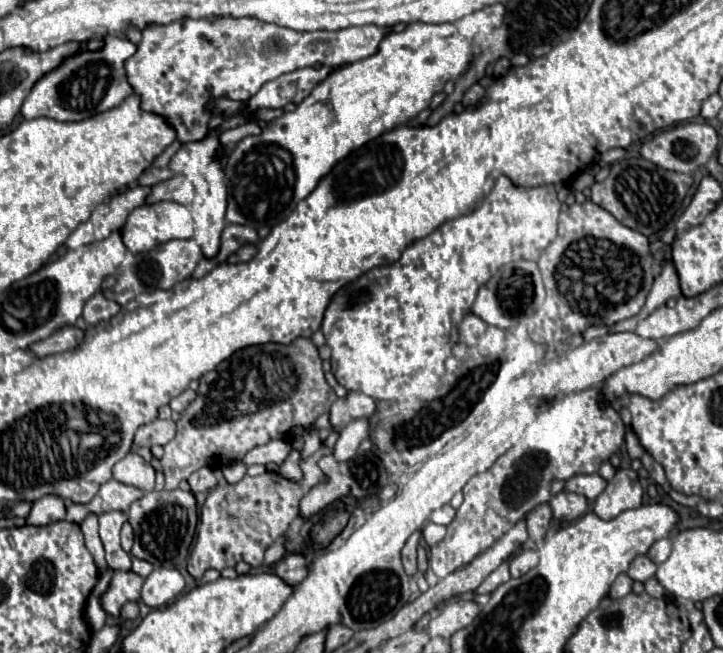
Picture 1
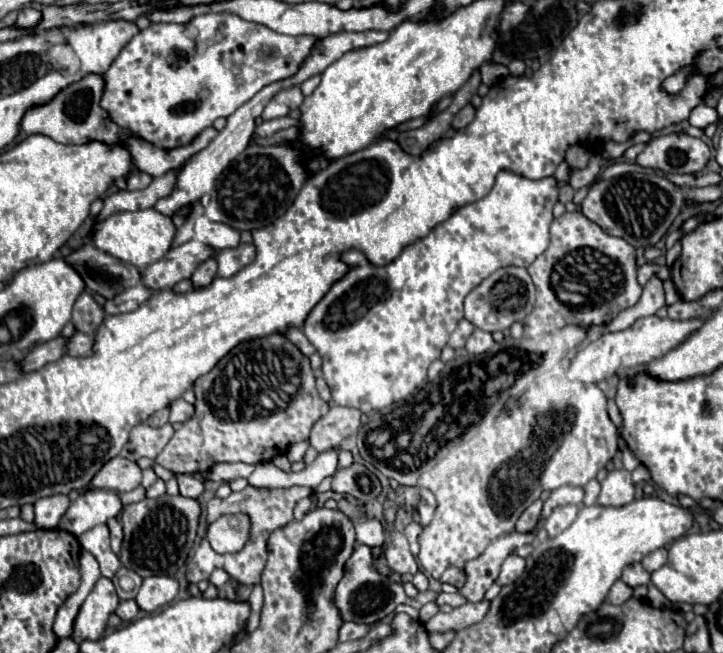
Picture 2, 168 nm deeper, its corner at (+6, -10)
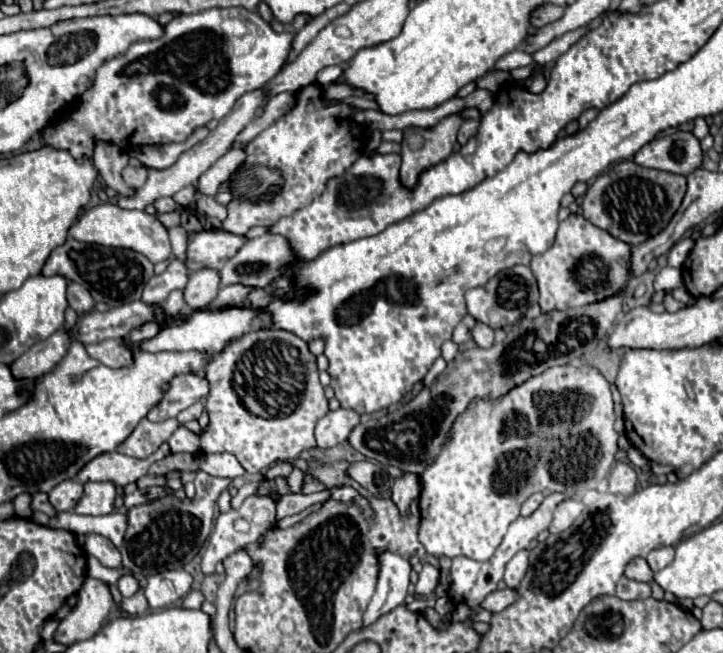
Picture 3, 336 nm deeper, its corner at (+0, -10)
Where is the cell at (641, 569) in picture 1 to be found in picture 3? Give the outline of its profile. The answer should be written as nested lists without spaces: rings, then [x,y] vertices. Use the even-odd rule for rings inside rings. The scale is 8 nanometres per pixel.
[[[634,558],[624,572],[626,578],[638,580],[638,582],[652,582],[652,570],[644,558]]]

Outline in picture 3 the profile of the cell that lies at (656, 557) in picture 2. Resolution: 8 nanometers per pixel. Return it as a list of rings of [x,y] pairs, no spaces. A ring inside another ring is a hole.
[[[666,546],[666,548],[658,548],[658,550],[652,550],[650,554],[648,554],[648,564],[650,564],[650,568],[654,570],[654,572],[658,572],[658,570],[662,570],[662,568],[666,568],[672,560],[674,560],[674,548],[672,546]]]

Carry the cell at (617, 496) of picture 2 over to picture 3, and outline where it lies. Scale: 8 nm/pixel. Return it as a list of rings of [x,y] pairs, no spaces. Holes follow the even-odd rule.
[[[616,462],[616,466],[612,468],[612,474],[610,474],[608,492],[630,496],[630,492],[636,492],[636,482],[638,482],[638,476],[636,476],[634,468],[630,464]]]

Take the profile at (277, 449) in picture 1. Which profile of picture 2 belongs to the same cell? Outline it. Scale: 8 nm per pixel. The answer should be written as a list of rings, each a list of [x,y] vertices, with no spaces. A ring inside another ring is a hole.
[[[220,462],[220,464],[214,464],[210,468],[206,478],[216,480],[216,482],[230,482],[234,478],[248,478],[252,474],[252,470],[254,470],[252,464],[242,464],[242,462],[238,462],[238,464],[224,464],[224,462]]]

